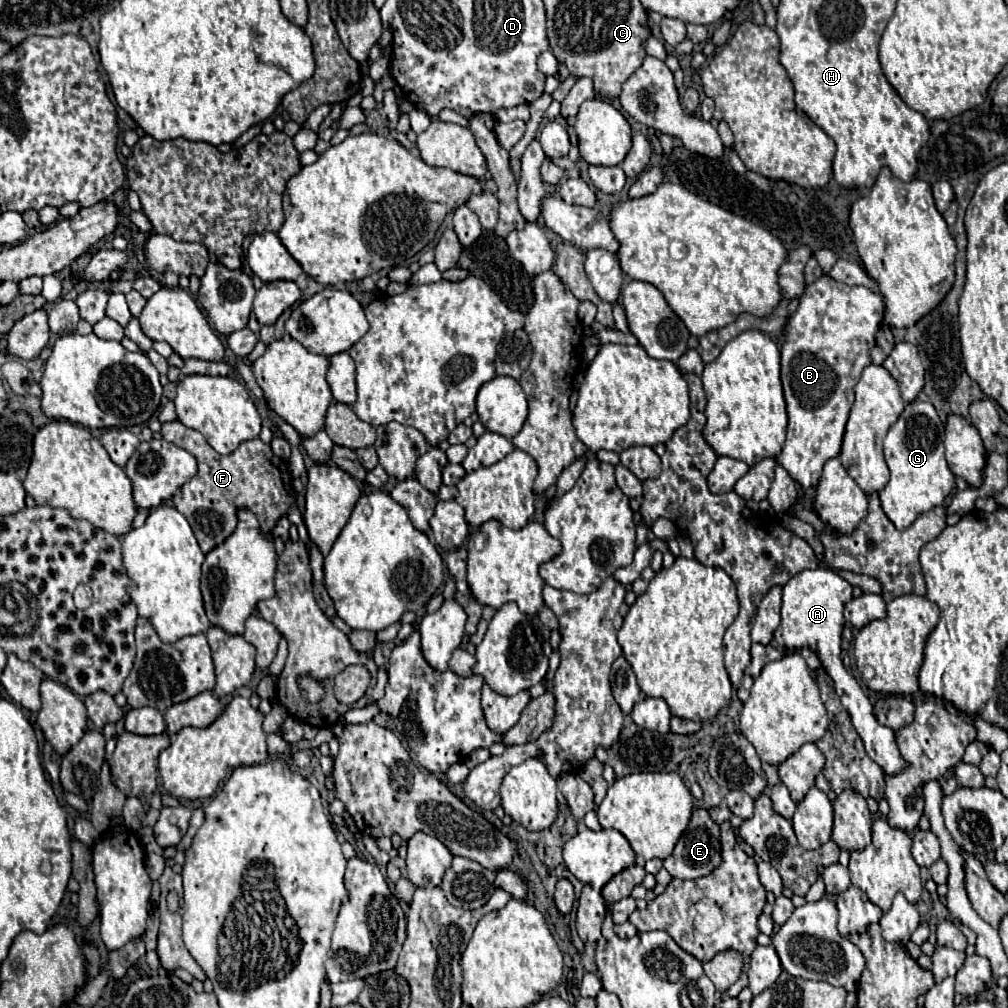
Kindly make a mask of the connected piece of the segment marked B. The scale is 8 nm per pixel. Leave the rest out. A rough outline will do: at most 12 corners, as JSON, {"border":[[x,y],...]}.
{"border":[[822,275],[782,345],[788,433],[804,489],[840,455],[872,363],[880,293]]}

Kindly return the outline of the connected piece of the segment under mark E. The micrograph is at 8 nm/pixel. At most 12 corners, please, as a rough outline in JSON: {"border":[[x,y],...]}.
{"border":[[696,807],[664,869],[708,875],[722,861],[720,827]]}

